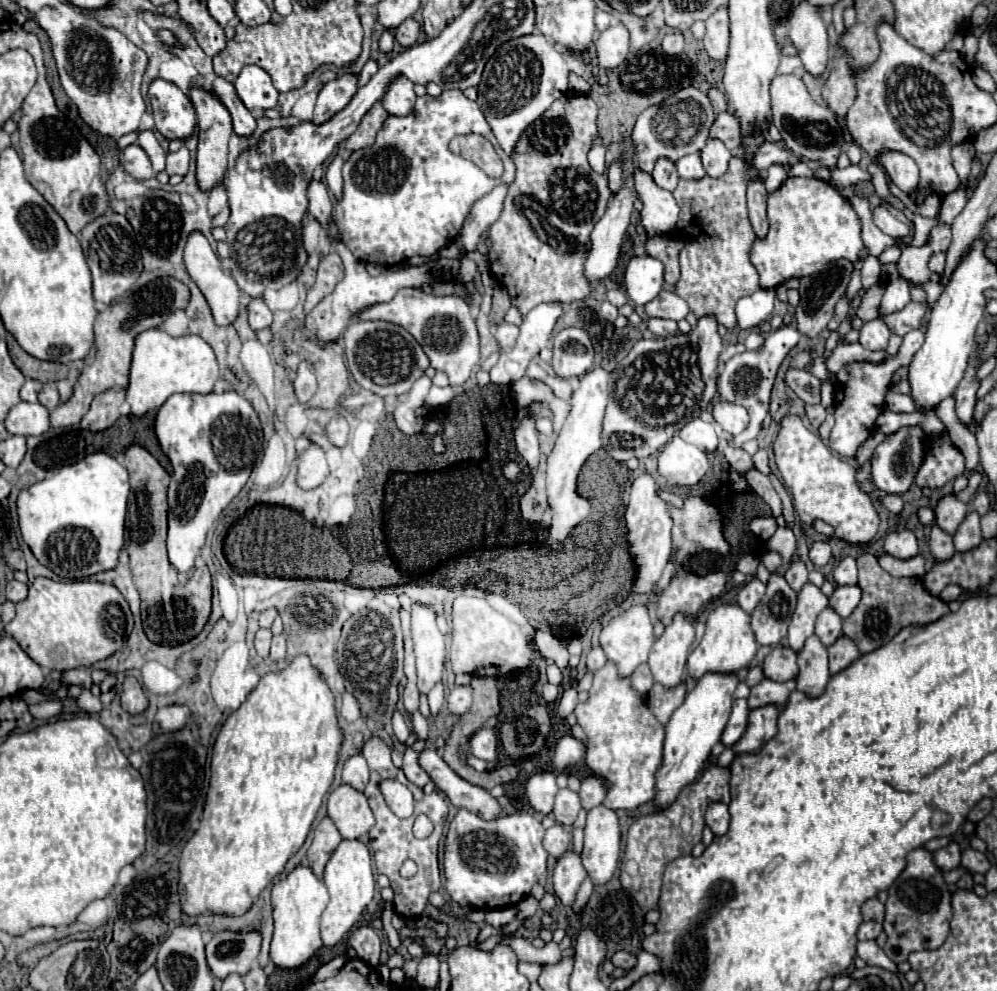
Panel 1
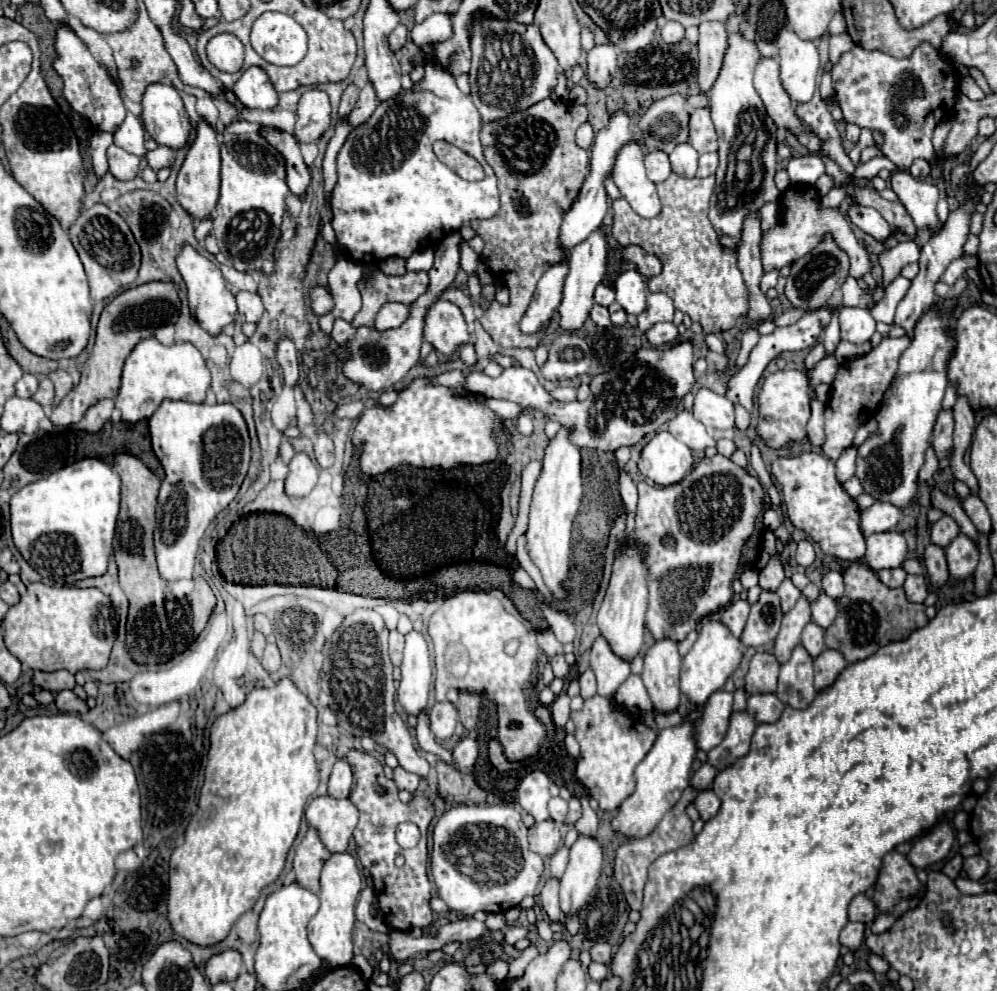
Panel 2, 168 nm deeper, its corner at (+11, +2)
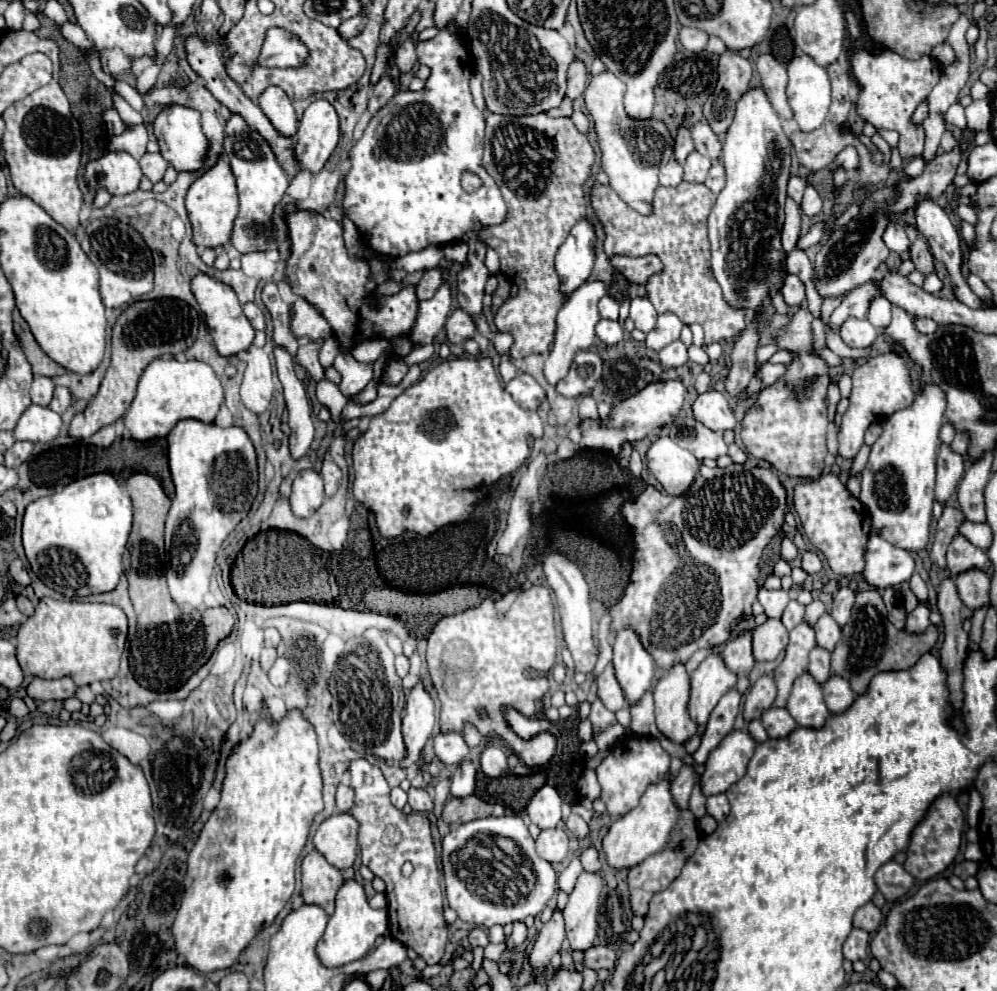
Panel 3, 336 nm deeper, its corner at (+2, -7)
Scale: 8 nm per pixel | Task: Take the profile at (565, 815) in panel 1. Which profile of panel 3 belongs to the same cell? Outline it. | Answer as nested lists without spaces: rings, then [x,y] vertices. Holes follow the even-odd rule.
[[[571,815],[569,821],[565,823],[565,827],[567,827],[567,829],[571,831],[571,835],[577,837],[577,839],[585,839],[585,837],[589,835],[589,825],[587,825],[587,821],[583,821],[579,815]]]

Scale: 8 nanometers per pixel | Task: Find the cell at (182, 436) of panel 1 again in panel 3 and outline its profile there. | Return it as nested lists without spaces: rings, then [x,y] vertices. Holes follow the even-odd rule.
[[[195,419],[179,421],[167,437],[169,441],[169,467],[175,483],[175,499],[165,521],[165,549],[169,555],[167,583],[173,601],[179,607],[203,609],[203,597],[209,591],[213,567],[217,553],[227,539],[227,535],[239,525],[239,521],[249,513],[251,503],[257,495],[257,459],[255,447],[241,427],[221,429],[217,425],[207,425]]]

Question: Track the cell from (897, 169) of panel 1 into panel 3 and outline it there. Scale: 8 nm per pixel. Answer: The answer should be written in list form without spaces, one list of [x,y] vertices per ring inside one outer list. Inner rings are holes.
[[[921,201],[921,203],[915,207],[915,217],[917,217],[917,229],[919,229],[919,233],[925,235],[927,245],[929,245],[933,257],[935,257],[937,261],[941,261],[943,267],[945,267],[947,273],[949,273],[949,279],[951,279],[951,283],[953,283],[953,295],[955,295],[955,299],[961,301],[961,303],[965,303],[965,305],[969,305],[971,309],[981,309],[979,297],[971,291],[971,287],[967,285],[967,281],[965,281],[965,277],[963,277],[963,273],[961,273],[961,239],[959,239],[957,229],[953,227],[951,219],[947,217],[947,213],[945,213],[937,203],[933,203],[933,201]]]

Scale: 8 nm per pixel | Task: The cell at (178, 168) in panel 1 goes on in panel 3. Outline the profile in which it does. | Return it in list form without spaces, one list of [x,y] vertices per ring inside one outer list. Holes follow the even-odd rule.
[[[145,153],[141,159],[139,159],[139,165],[141,165],[141,171],[145,177],[151,179],[151,183],[157,183],[163,179],[163,173],[167,169],[167,161],[161,157],[161,153]]]

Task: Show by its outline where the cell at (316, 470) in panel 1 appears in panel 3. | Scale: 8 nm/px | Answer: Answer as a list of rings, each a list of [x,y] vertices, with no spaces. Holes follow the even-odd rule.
[[[313,469],[299,471],[293,479],[293,491],[291,491],[291,511],[297,517],[309,517],[313,511],[317,511],[323,503],[323,479]]]

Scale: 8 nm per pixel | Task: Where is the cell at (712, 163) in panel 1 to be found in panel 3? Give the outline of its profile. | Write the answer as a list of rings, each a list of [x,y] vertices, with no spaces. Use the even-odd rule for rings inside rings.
[[[719,161],[713,163],[707,179],[705,179],[705,185],[713,191],[713,193],[719,193],[723,187],[725,187],[725,169]]]

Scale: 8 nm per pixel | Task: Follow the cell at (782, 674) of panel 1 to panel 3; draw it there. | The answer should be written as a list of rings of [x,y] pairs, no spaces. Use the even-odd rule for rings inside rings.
[[[763,675],[757,679],[757,683],[747,691],[745,705],[743,705],[743,719],[745,723],[753,719],[761,719],[761,715],[773,705],[777,695],[777,687],[771,675]]]

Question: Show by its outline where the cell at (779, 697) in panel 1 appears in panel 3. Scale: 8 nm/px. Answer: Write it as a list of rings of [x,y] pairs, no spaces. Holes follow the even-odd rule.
[[[771,707],[763,713],[761,723],[767,729],[769,737],[779,737],[779,739],[789,735],[797,727],[795,719],[789,715],[787,709],[775,709],[775,707]]]

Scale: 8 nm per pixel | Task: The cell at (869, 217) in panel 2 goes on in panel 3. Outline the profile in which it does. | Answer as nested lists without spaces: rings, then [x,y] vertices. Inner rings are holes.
[[[895,221],[889,223],[889,227],[887,227],[885,235],[883,235],[883,241],[885,241],[885,245],[887,245],[891,251],[895,251],[895,253],[899,253],[899,255],[907,255],[907,253],[909,253],[909,237],[905,235],[903,225],[899,225],[899,223],[895,223]]]

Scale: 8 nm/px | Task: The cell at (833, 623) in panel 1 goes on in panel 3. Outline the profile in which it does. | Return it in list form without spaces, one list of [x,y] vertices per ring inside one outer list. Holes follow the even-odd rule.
[[[815,647],[809,655],[809,675],[813,675],[813,679],[823,685],[825,679],[831,677],[831,669],[829,669],[829,661],[831,661],[831,653],[821,649],[821,647]]]

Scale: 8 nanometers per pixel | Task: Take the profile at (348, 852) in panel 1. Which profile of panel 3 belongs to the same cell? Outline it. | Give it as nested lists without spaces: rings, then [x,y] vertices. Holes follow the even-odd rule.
[[[349,879],[343,883],[343,887],[337,893],[335,913],[331,915],[331,919],[327,923],[327,929],[323,933],[323,941],[317,943],[317,957],[329,969],[347,965],[351,961],[363,959],[379,935],[389,935],[387,909],[371,909],[367,903],[363,885]]]

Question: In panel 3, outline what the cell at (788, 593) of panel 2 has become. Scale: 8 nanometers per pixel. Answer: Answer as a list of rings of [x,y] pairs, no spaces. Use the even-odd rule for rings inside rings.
[[[791,601],[787,605],[783,617],[781,617],[781,623],[787,627],[787,631],[791,631],[797,623],[803,621],[803,613],[805,613],[805,607],[801,603],[797,603],[797,601]]]

